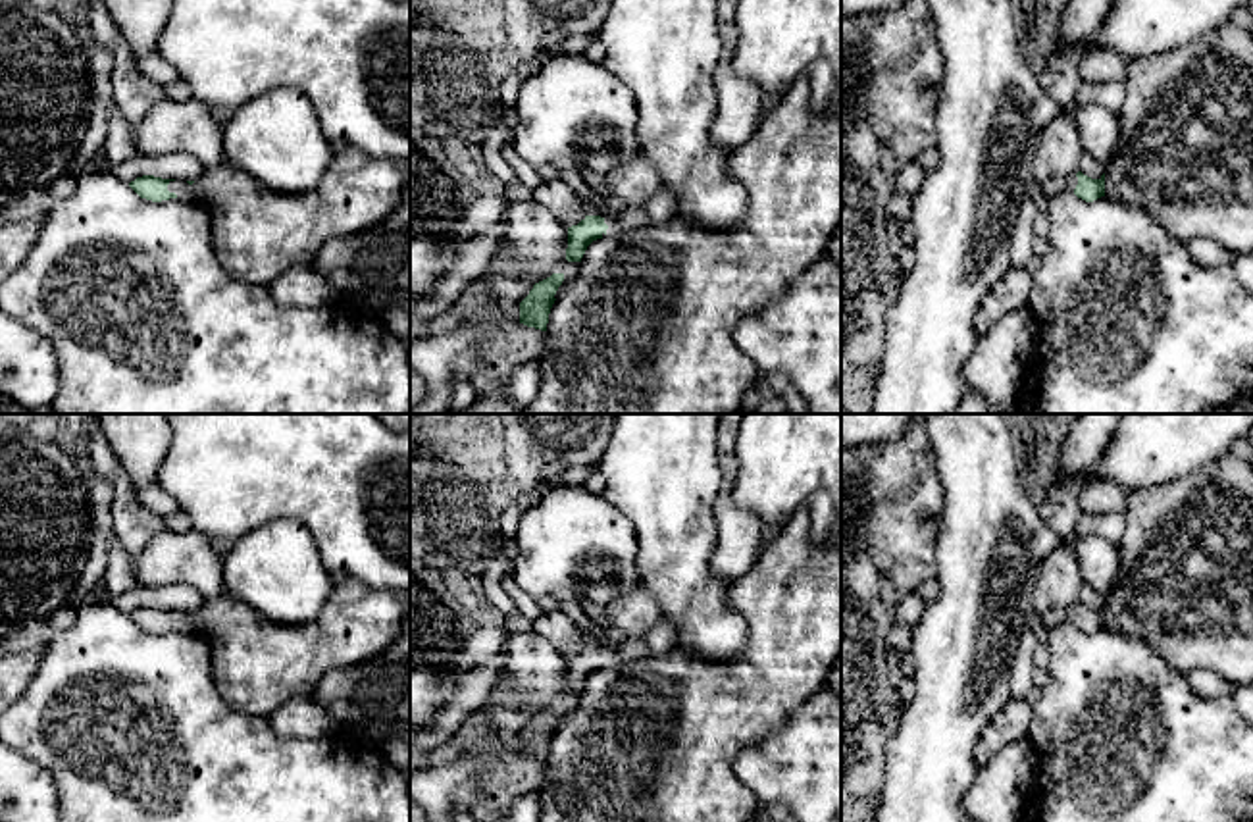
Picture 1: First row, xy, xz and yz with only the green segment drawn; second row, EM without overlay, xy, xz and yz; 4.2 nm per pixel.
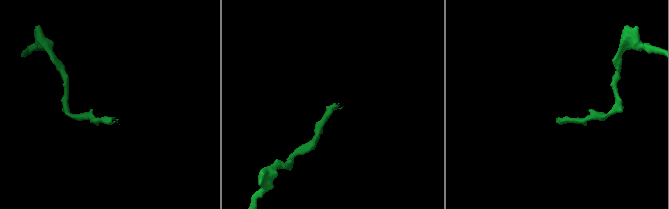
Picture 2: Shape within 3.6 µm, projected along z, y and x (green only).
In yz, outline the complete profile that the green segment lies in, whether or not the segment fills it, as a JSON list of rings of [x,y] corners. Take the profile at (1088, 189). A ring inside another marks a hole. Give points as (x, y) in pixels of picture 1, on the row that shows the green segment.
[[[1078,171],[1064,179],[1066,179],[1066,191],[1074,193],[1078,198],[1086,202],[1093,202],[1105,196],[1105,173],[1099,179],[1091,179],[1084,175],[1082,171]]]

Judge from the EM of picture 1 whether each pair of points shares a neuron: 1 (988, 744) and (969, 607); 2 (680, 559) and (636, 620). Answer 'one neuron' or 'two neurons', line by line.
1: two neurons
2: two neurons

